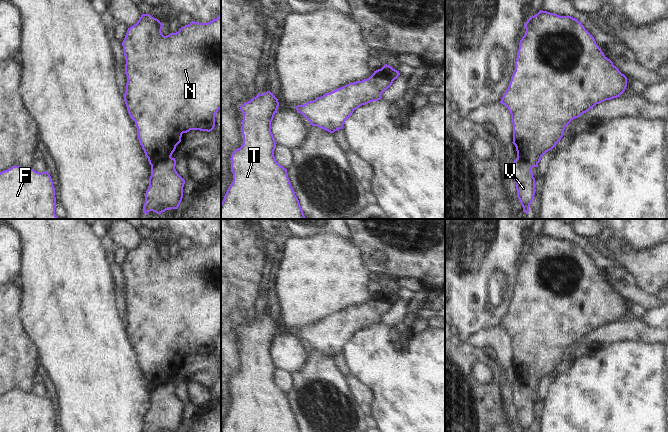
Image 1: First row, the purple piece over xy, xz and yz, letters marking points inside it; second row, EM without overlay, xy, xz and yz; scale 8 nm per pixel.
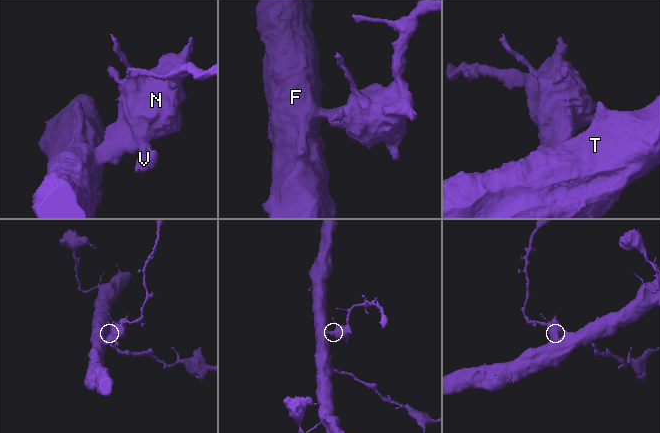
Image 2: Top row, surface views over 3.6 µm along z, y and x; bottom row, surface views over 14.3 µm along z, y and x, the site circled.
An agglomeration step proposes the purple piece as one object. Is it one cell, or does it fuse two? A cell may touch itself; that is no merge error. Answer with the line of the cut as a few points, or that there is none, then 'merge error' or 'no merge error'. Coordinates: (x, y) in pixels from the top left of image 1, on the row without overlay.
cut xy (170, 380), (155, 386), (151, 390); merge error

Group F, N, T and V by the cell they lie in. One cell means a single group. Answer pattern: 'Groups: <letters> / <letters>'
Groups: F N T / V.

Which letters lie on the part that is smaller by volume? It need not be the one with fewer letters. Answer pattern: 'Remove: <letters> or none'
Remove: V

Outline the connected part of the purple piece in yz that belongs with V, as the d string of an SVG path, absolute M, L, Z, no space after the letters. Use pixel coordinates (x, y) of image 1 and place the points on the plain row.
M515 383L509 388L509 399L516 407L517 421L523 432L529 432L535 419L535 402L526 384Z

